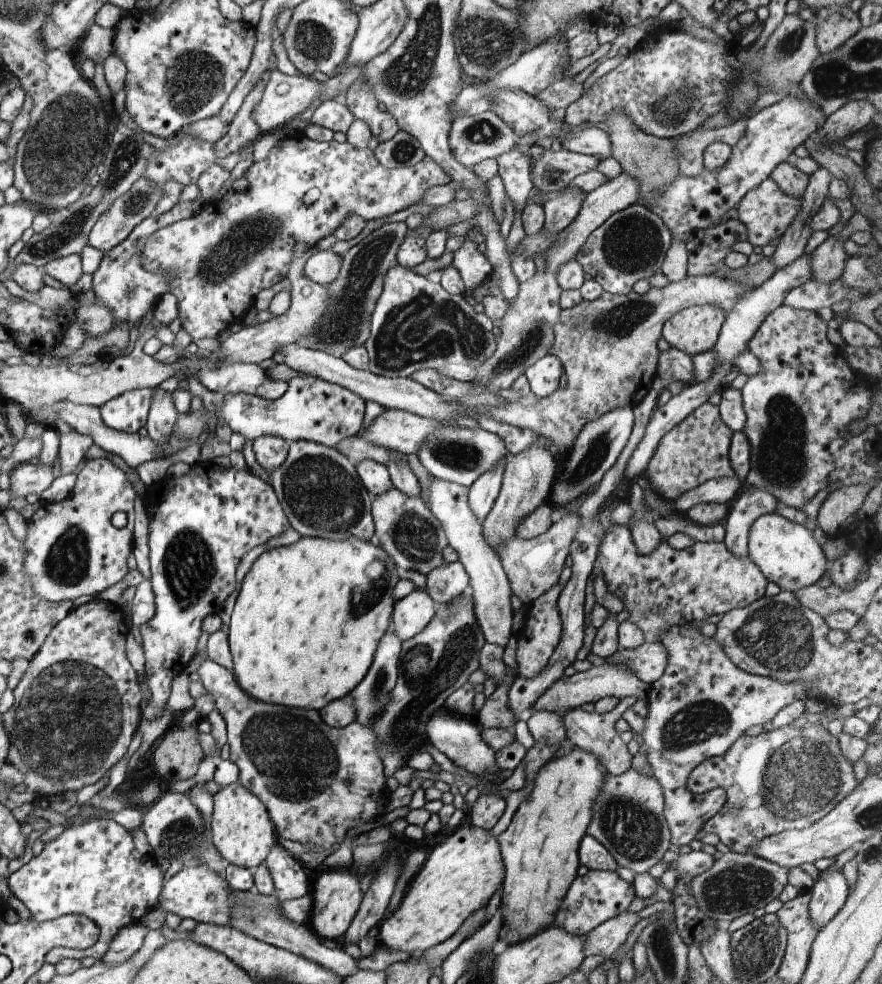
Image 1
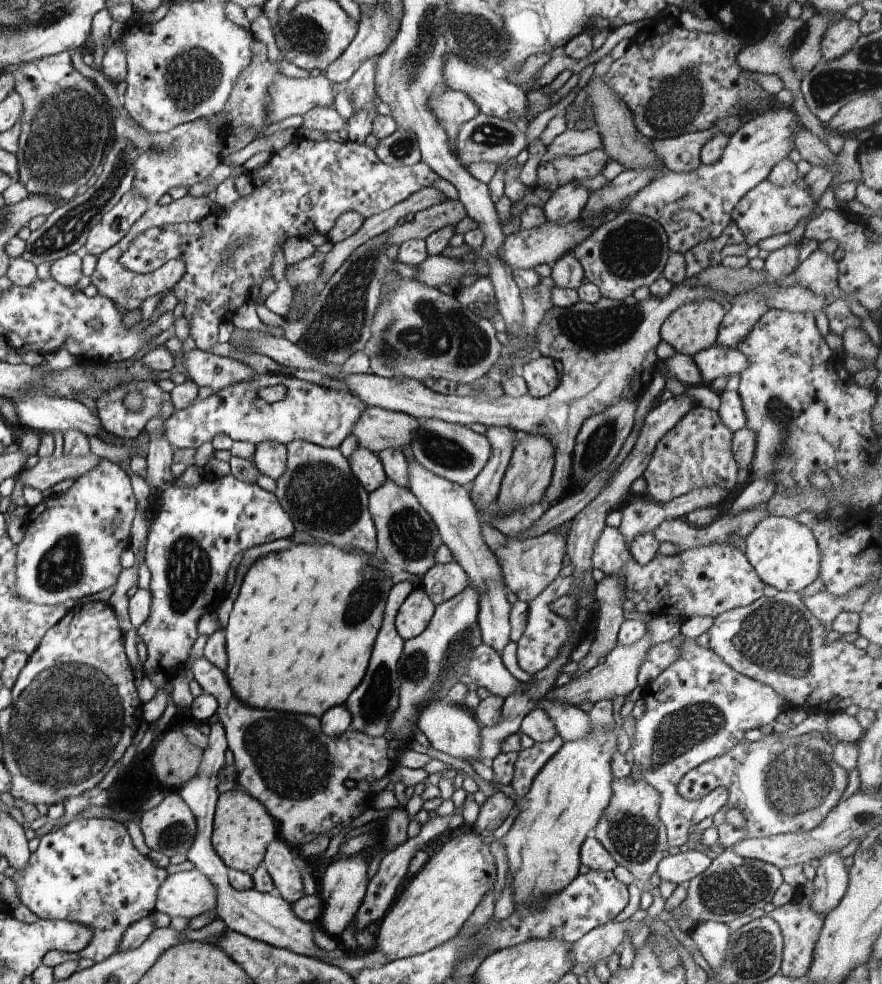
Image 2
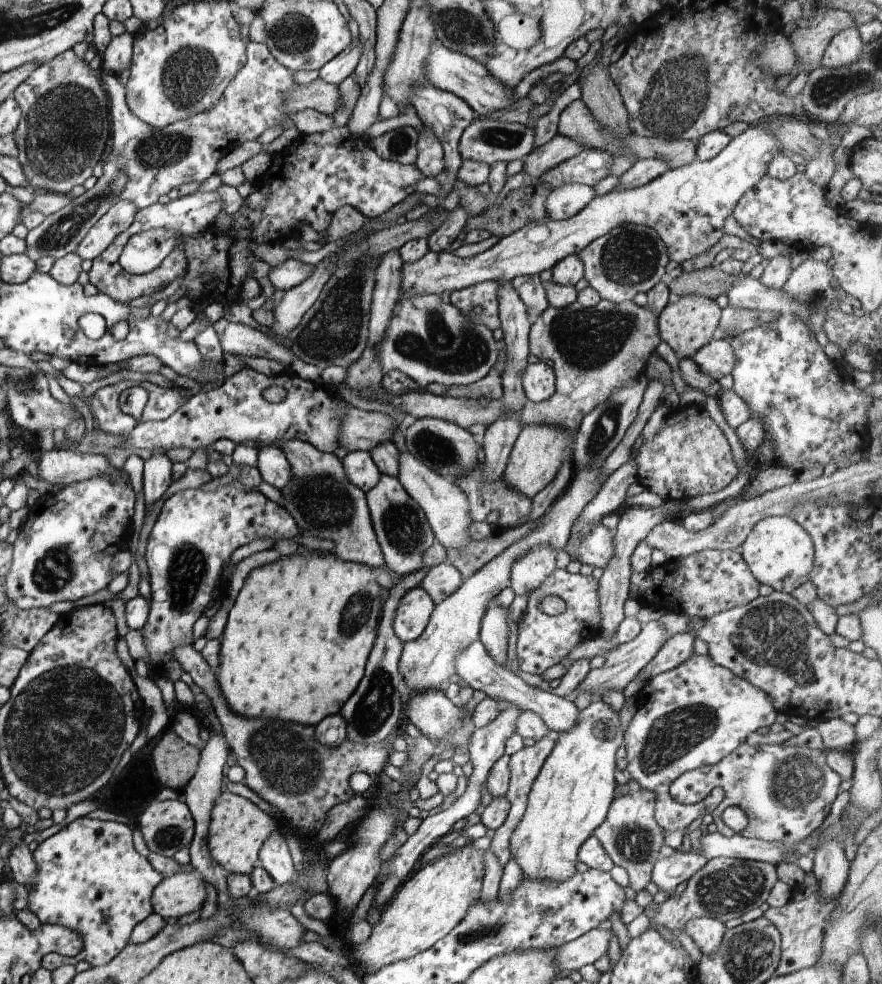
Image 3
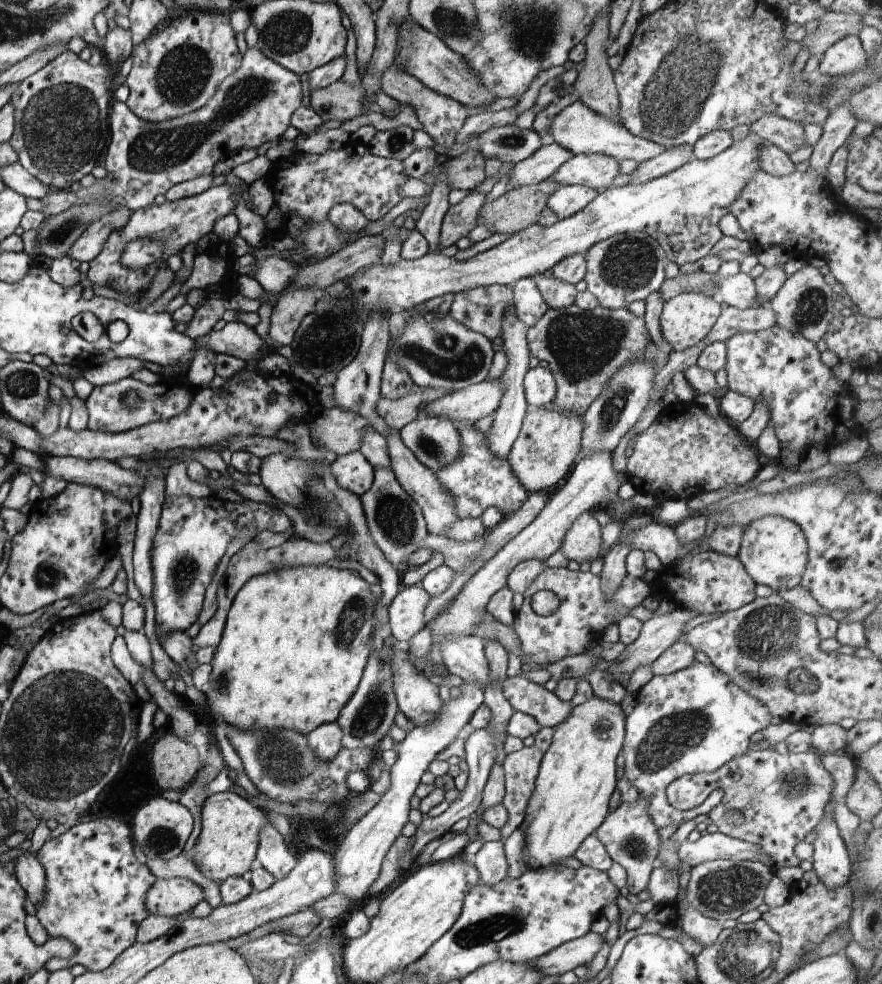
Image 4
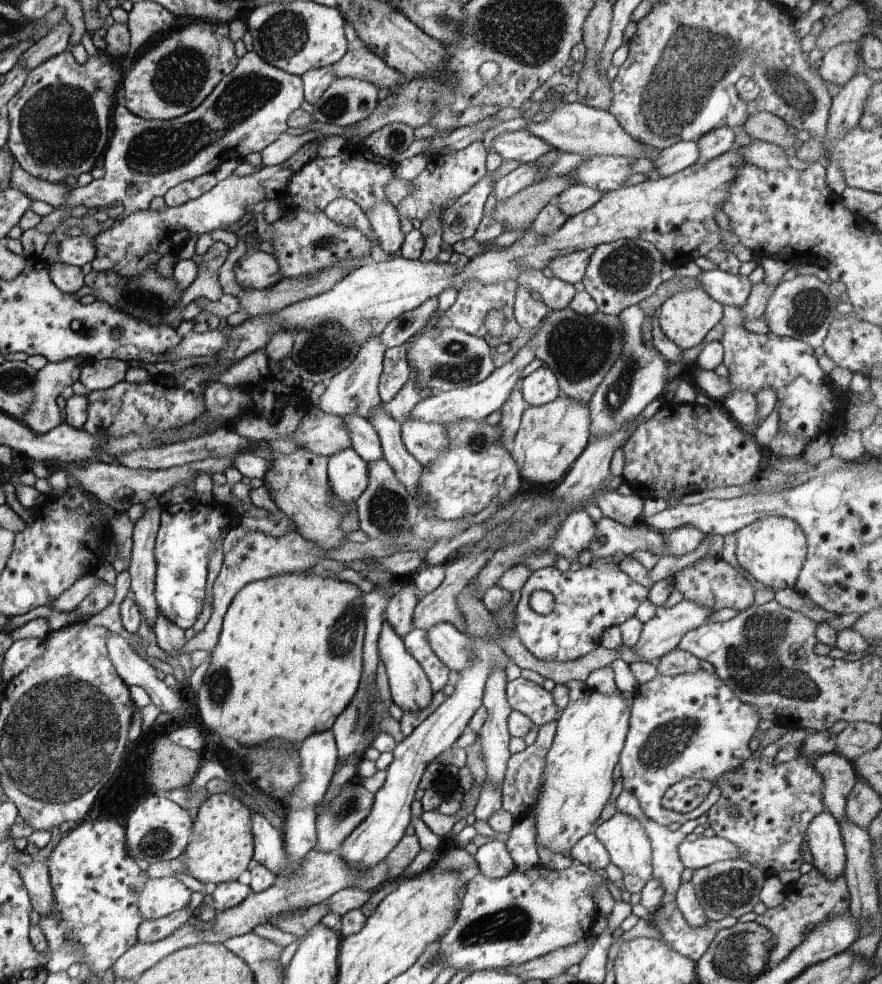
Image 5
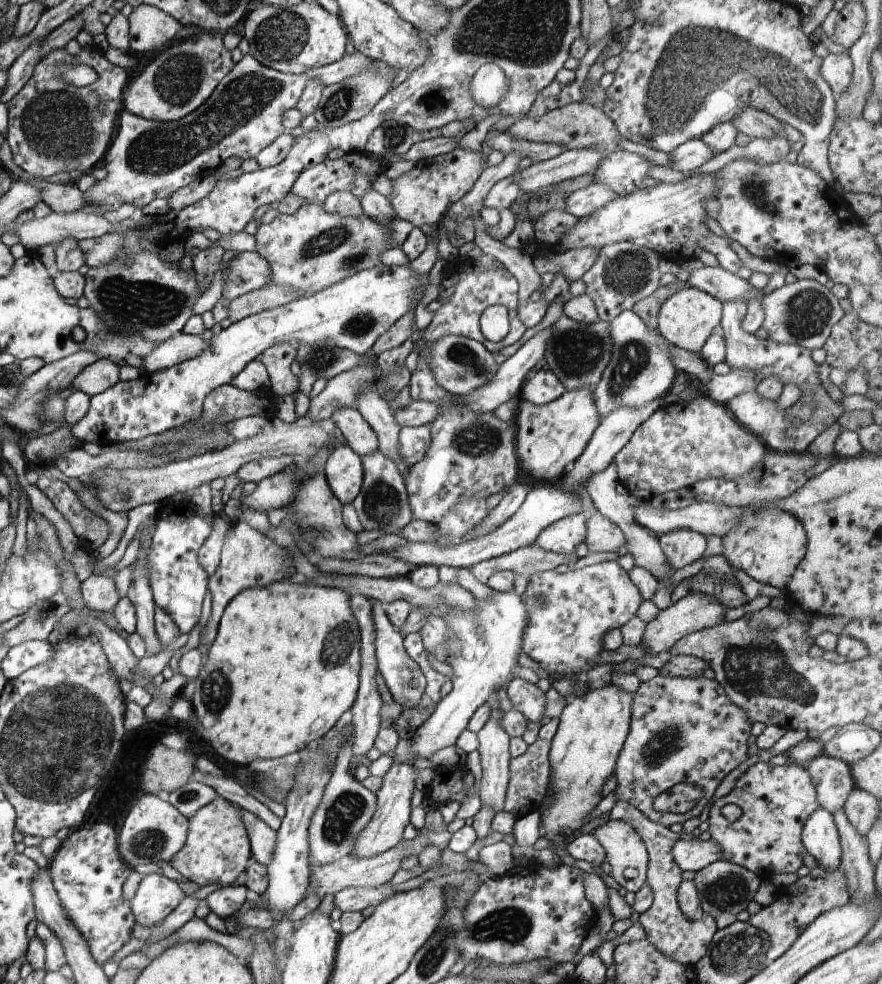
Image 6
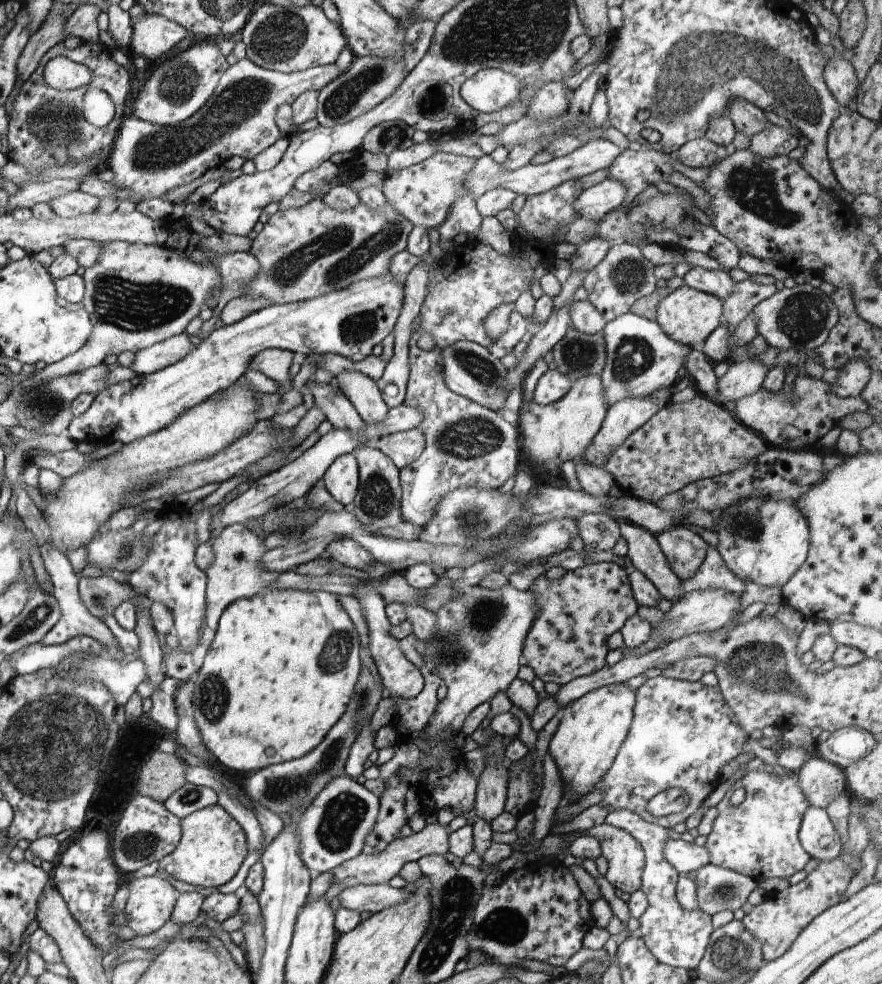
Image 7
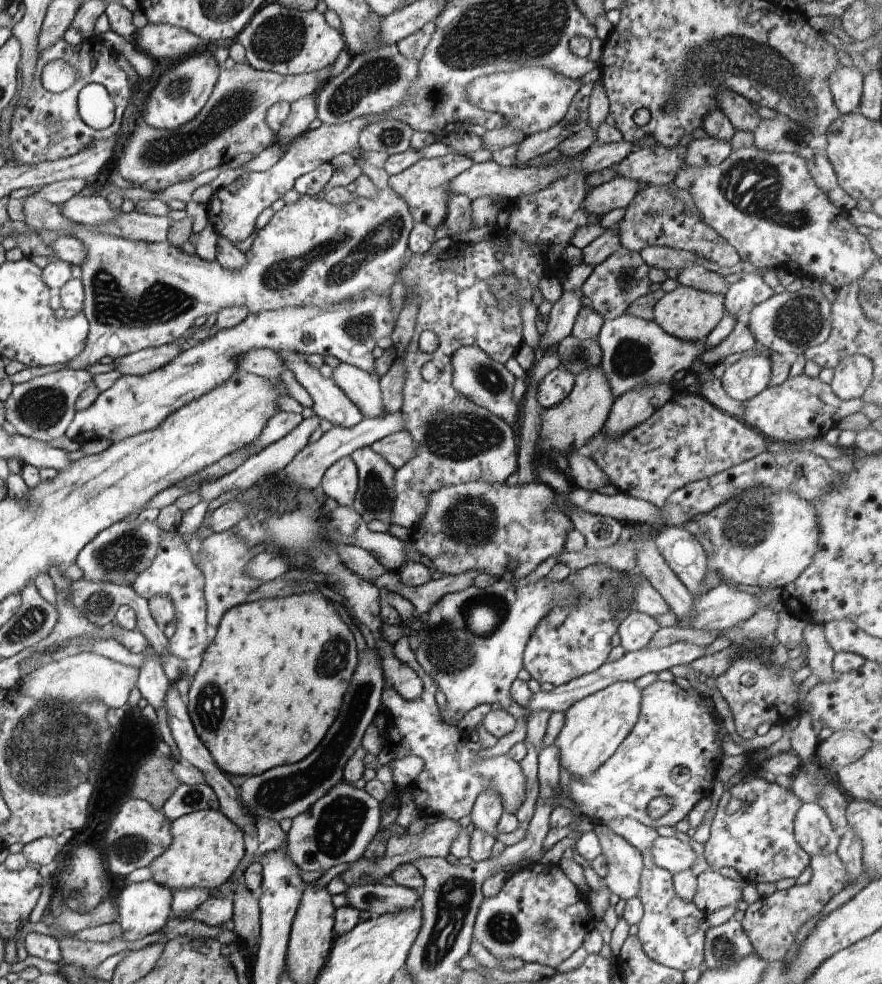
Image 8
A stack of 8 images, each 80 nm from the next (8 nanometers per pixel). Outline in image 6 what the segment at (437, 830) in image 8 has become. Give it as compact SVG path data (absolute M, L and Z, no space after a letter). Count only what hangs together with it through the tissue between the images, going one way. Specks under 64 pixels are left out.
M424 828L422 833L416 836L416 838L412 840L403 838L395 847L387 850L384 854L369 859L359 859L352 855L346 855L323 865L316 863L312 865L309 862L310 878L306 896L310 892L315 891L322 900L324 896L328 896L328 894L335 895L337 892L348 887L378 888L383 884L390 883L394 874L398 872L404 856L409 854L418 856L421 849L426 845L437 846L442 852L444 848L449 846L448 842L450 842L450 838L452 838L452 833L447 830L434 832Z

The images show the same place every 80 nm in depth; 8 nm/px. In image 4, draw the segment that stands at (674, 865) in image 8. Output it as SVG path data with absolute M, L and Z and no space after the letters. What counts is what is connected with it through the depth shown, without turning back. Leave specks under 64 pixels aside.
M718 831L711 834L705 832L698 841L686 840L678 847L679 860L686 866L696 866L716 859L760 861L763 857L758 845L726 836Z

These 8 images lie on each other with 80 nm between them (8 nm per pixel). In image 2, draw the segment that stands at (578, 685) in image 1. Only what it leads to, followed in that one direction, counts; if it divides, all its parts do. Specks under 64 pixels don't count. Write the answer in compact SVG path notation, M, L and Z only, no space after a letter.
M648 628L646 634L638 642L631 645L616 645L616 648L613 648L610 654L605 656L606 660L604 660L603 664L597 664L592 670L582 673L579 677L570 679L565 685L554 686L548 692L548 696L554 701L578 707L584 700L597 703L606 699L612 701L616 696L637 695L639 691L639 682L637 679L639 670L653 646L652 636Z

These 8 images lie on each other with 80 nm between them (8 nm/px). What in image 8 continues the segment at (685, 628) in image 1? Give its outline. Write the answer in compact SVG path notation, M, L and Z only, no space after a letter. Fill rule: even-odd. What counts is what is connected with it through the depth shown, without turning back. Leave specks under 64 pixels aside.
M659 679L642 691L639 720L624 739L624 742L616 749L616 752L588 777L578 779L571 776L570 801L582 806L582 814L591 816L597 824L604 824L614 817L632 817L649 827L675 826L688 816L688 813L695 804L712 792L716 768L722 757L725 757L722 750L722 738L732 739L724 729L723 723L719 721L719 714L712 702L706 703L706 696L696 688L686 691L678 684ZM656 797L673 798L673 807L668 814L655 821L647 811L648 803Z

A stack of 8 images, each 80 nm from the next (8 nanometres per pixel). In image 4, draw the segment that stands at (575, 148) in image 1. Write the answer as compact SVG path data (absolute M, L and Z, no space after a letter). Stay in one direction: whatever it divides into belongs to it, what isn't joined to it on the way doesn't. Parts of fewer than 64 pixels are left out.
M556 141L552 144L543 144L532 156L514 165L507 184L507 192L524 185L545 181L573 155L573 152L566 150Z

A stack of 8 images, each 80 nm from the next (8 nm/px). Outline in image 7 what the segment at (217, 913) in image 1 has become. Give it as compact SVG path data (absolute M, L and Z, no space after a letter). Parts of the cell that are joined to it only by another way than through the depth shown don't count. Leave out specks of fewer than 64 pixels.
M158 874L132 879L124 909L127 924L134 934L144 936L164 926L180 893Z

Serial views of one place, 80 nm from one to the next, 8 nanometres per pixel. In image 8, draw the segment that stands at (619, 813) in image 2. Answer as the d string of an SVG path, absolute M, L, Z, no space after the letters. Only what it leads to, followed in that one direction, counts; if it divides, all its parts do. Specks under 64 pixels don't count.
M612 829L598 830L596 834L607 858L604 882L611 892L627 901L638 894L645 856L638 843L625 839Z

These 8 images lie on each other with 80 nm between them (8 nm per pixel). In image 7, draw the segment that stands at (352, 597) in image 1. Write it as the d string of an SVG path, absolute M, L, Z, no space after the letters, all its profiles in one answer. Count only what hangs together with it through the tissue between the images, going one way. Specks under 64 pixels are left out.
M270 589L251 597L235 600L221 614L219 625L215 631L215 638L209 646L205 660L197 672L198 677L192 686L191 702L193 707L190 713L198 726L203 744L224 766L242 773L252 772L252 770L259 771L268 765L299 759L308 754L324 740L329 730L347 711L359 674L365 670L361 665L360 654L358 653L360 647L361 642L355 624L342 606L339 595L334 593L320 590L304 592L304 590L298 589Z

